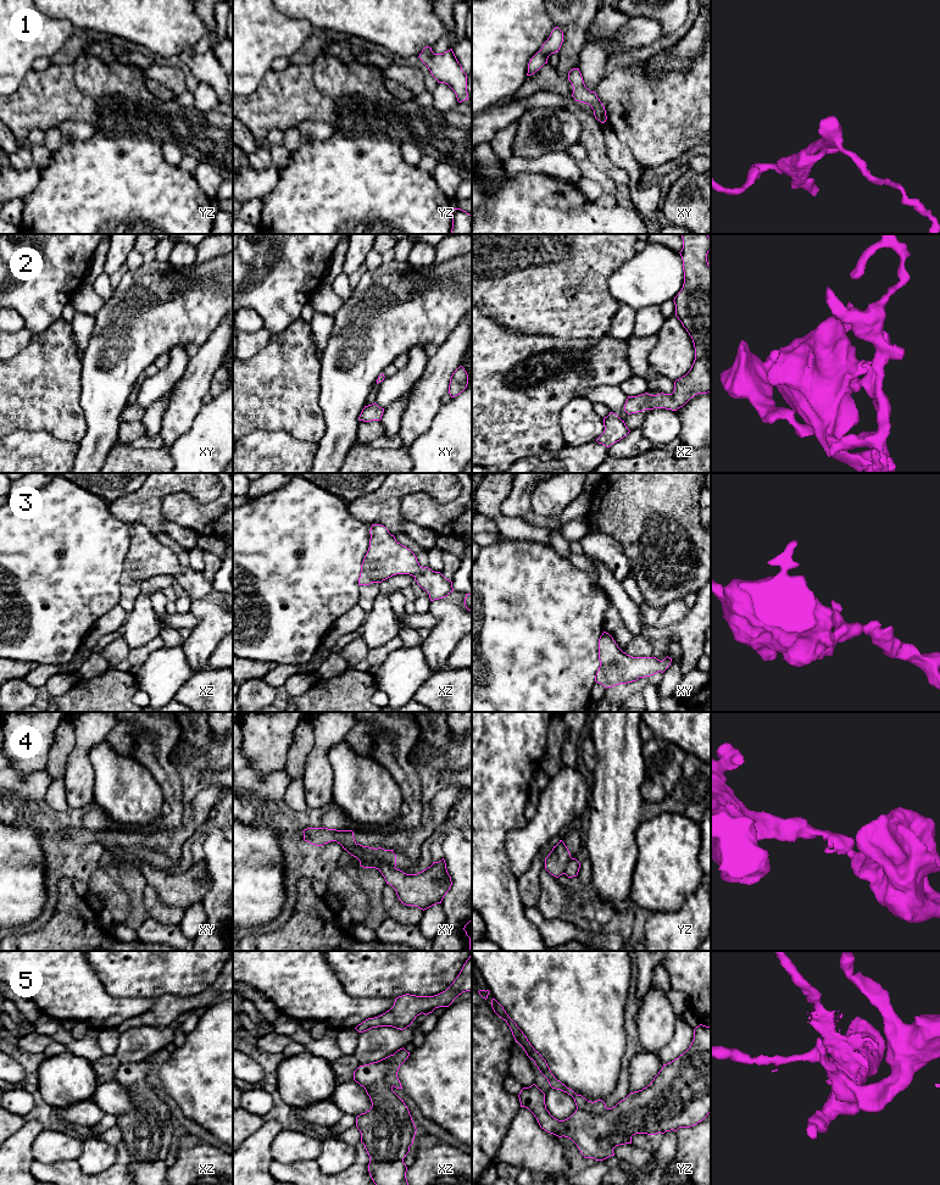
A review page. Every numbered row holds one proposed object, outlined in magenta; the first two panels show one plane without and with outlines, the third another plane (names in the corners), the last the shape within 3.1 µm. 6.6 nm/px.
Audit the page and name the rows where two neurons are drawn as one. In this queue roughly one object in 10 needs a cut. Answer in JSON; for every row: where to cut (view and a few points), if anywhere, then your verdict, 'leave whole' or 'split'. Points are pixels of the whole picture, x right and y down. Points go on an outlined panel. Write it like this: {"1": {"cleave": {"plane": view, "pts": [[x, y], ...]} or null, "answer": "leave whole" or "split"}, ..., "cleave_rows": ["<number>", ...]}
{"1": {"cleave": null, "answer": "leave whole"}, "2": {"cleave": null, "answer": "leave whole"}, "3": {"cleave": null, "answer": "leave whole"}, "4": {"cleave": {"plane": "xy", "pts": [[378, 867], [389, 864], [394, 868]]}, "answer": "split"}, "5": {"cleave": {"plane": "xz", "pts": [[393, 1055], [387, 1073], [387, 1080], [391, 1085]]}, "answer": "split"}, "cleave_rows": ["4", "5"]}

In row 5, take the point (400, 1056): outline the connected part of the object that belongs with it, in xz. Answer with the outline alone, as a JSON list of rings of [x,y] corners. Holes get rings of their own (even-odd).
[[[404,1047],[397,1050],[391,1058],[390,1068],[386,1073],[386,1080],[396,1089],[402,1089],[401,1083],[397,1078],[397,1072],[400,1066],[408,1058],[410,1052],[407,1052]]]

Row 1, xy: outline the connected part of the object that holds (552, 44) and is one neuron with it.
[[[555,27],[547,40],[543,44],[541,49],[530,59],[527,76],[534,74],[545,63],[547,63],[549,56],[558,52],[562,43],[563,32],[558,27]]]

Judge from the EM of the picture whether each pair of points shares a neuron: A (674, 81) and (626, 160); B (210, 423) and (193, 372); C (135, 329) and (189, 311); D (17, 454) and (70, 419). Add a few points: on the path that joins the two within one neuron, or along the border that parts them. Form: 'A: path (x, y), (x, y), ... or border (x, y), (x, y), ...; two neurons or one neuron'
A: border (612, 129), (630, 150), (633, 159), (641, 170); two neurons
B: border (204, 405), (189, 429); two neurons
C: path (149, 316), (154, 311), (176, 311); one neuron
D: border (20, 429), (44, 430), (56, 438), (76, 441); two neurons

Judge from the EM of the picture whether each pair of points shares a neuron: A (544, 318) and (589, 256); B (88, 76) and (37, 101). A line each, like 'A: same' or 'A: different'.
A: same
B: same

